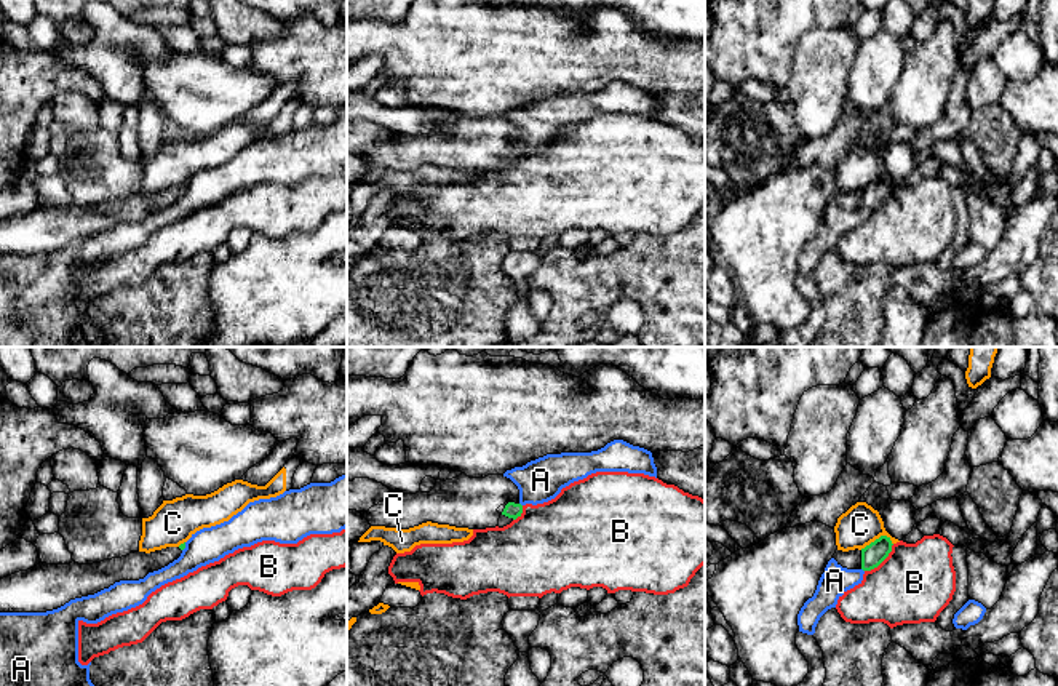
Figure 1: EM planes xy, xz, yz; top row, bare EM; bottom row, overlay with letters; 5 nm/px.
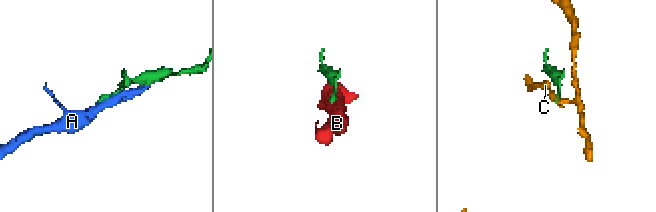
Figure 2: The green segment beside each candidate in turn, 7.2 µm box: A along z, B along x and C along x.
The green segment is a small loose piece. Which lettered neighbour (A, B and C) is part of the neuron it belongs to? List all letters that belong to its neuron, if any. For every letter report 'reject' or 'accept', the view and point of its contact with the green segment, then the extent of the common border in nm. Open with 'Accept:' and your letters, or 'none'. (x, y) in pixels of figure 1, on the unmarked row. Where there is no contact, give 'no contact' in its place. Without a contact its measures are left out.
Accept: none
A: reject; contact xy (184, 189); length 50 nm
B: reject; contact yz (881, 203); length 200 nm
C: reject; contact yz (876, 181); length 170 nm

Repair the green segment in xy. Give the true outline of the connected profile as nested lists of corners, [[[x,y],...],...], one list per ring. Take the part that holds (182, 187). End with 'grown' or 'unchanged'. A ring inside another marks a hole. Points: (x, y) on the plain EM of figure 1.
[[[185,190],[134,193],[93,206],[46,206],[0,221],[0,254],[46,254],[70,241],[94,237],[120,222],[139,222],[177,201]]] | grown

